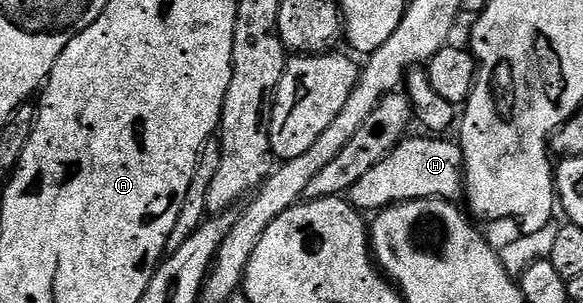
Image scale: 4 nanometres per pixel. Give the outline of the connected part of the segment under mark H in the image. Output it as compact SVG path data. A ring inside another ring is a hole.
M405 136L403 141L386 155L380 163L374 163L362 179L358 179L347 191L347 200L361 211L379 211L389 205L401 205L403 201L417 201L440 197L455 202L464 192L464 152L455 140L444 141L443 136Z

